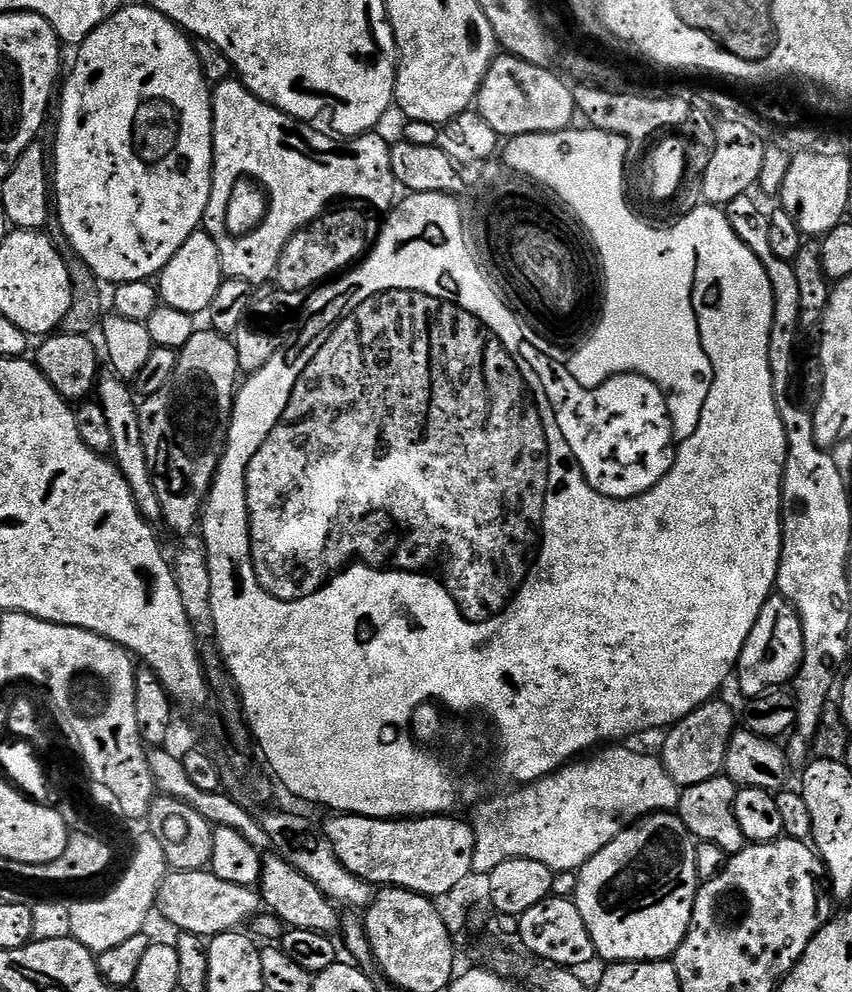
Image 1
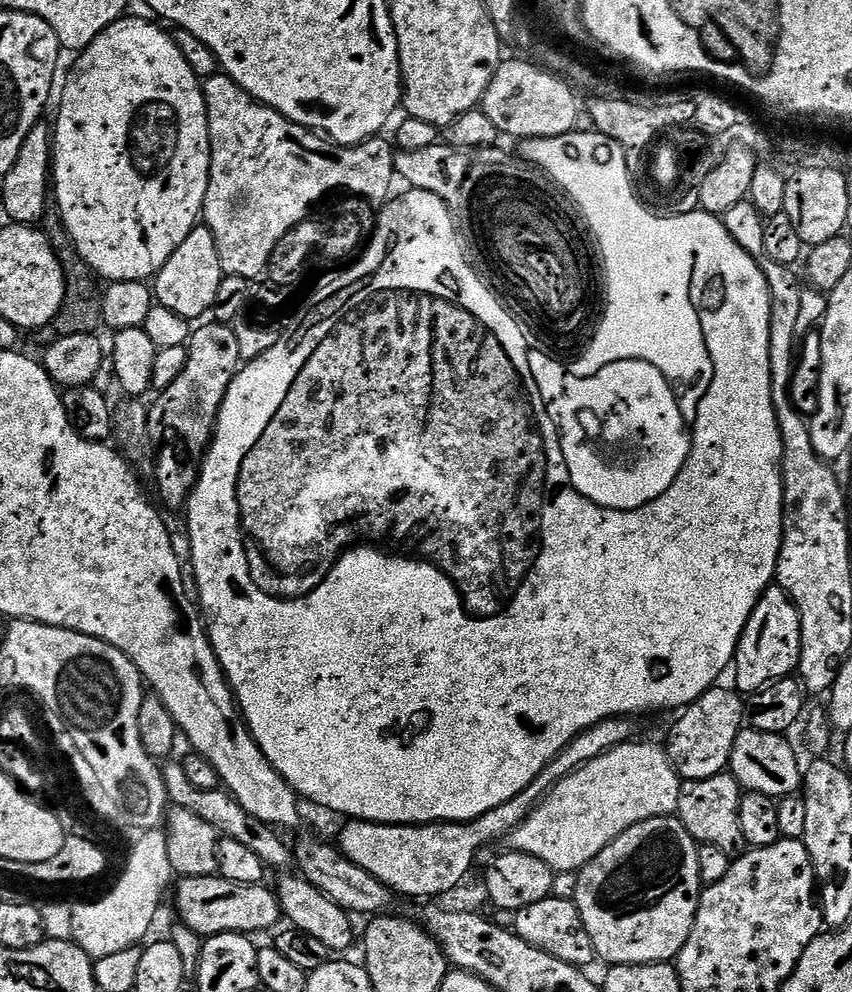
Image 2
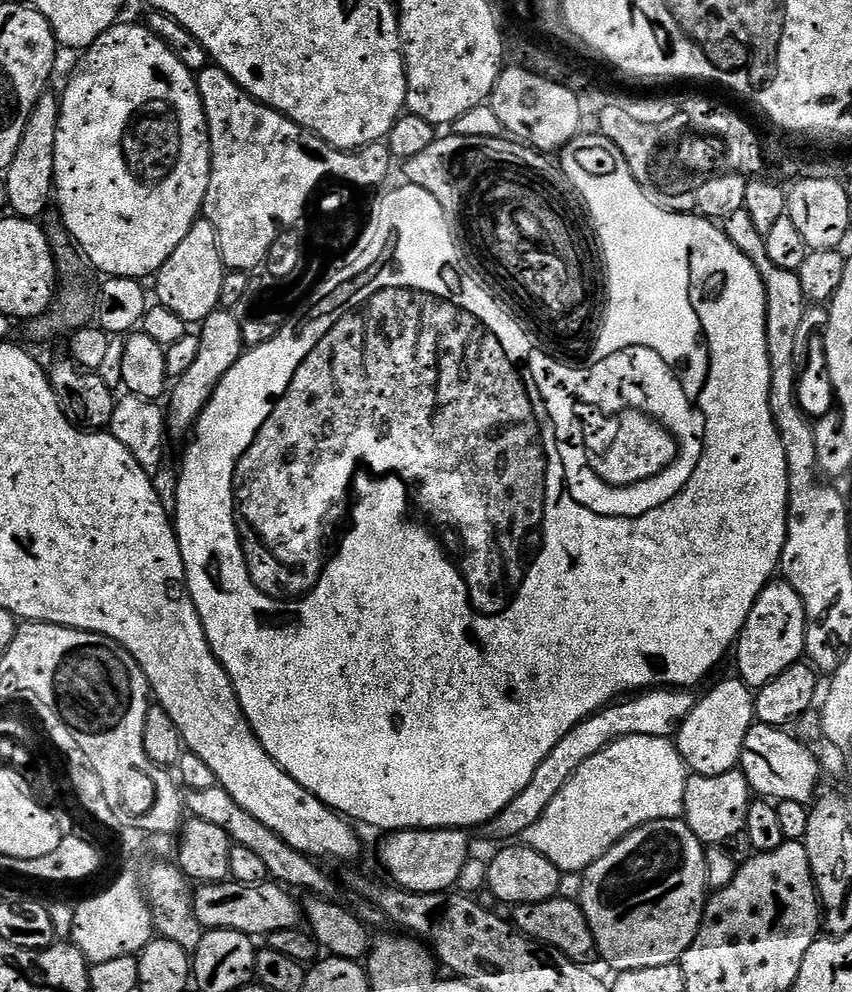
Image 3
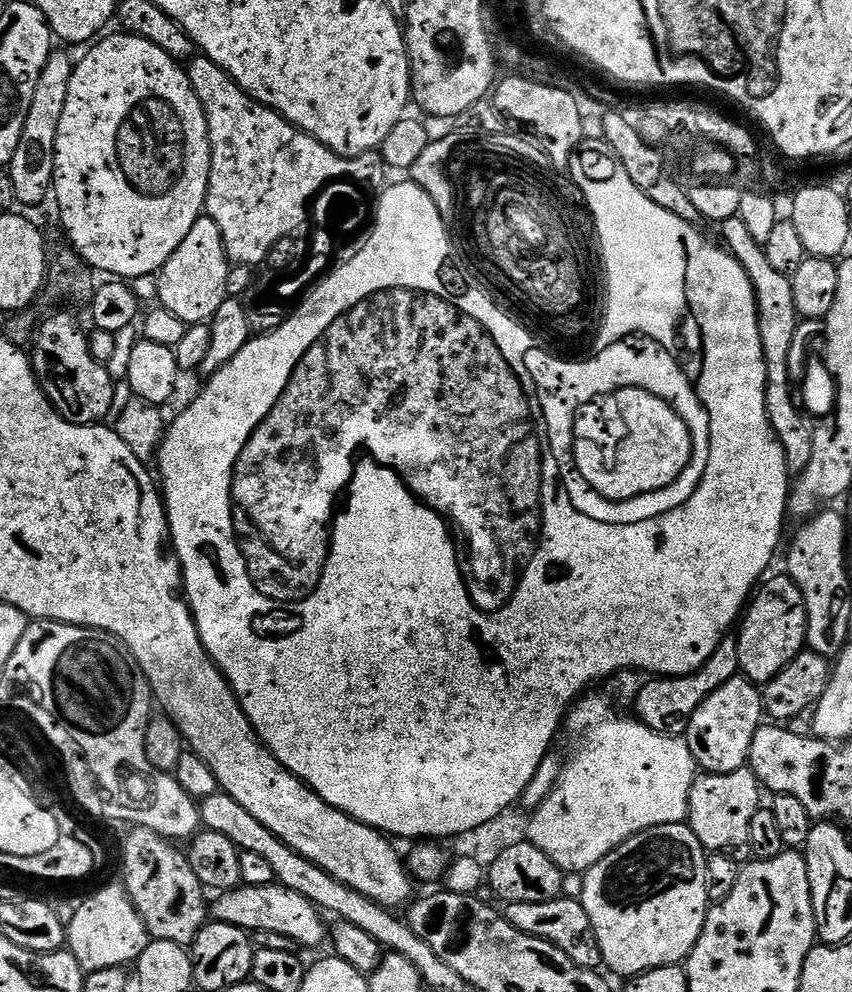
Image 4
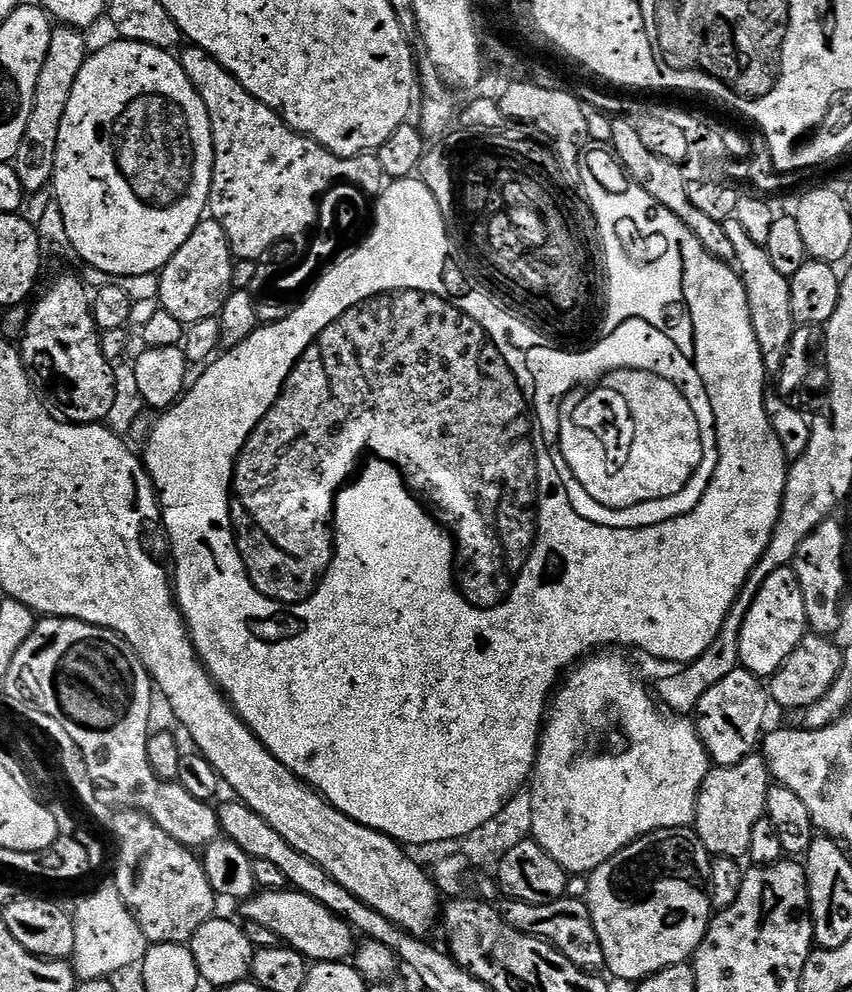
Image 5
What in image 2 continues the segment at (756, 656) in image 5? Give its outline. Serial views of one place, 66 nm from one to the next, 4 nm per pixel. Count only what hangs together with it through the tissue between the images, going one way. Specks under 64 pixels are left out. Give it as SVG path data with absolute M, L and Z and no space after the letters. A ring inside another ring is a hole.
M779 586L767 588L754 606L750 622L746 622L746 630L736 648L735 687L741 693L751 694L759 692L767 684L773 684L776 680L793 675L800 662L801 642L800 612L796 608L796 603L786 594L784 588Z

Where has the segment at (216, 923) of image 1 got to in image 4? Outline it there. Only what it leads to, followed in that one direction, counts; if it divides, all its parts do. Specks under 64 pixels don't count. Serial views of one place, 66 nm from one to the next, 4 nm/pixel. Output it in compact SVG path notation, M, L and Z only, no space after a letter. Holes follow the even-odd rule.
M280 883L267 884L266 886L250 886L244 884L229 892L221 892L215 897L210 912L219 923L229 924L243 928L249 934L269 932L280 934L293 941L301 948L316 948L326 940L325 917L316 905L311 904L302 894L294 894Z

